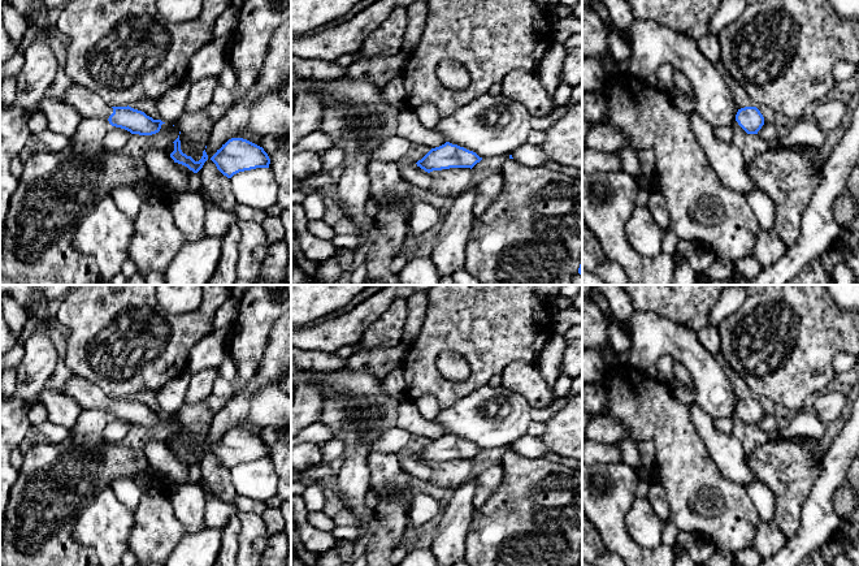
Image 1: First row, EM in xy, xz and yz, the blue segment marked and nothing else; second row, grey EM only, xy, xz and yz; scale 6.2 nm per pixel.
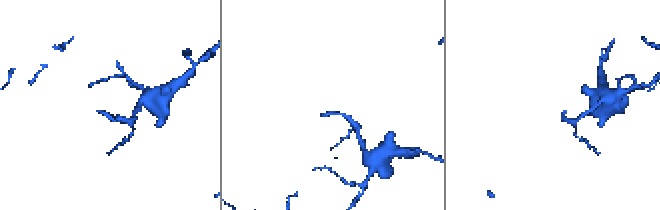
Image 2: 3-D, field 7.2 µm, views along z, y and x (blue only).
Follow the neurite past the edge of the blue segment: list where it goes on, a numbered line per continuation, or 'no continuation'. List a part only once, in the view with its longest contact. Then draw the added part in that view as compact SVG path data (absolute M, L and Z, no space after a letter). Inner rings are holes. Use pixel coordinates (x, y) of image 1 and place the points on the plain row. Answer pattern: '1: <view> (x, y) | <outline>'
1: xy (89, 396) | M73 375L60 389L73 397L83 410L108 411L113 405L113 399L97 385L77 375Z

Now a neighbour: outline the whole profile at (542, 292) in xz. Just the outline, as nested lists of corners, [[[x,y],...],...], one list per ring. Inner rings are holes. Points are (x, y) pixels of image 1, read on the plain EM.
[[[537,285],[534,295],[541,301],[546,301],[548,298],[555,298],[559,295],[561,288],[563,285]]]

